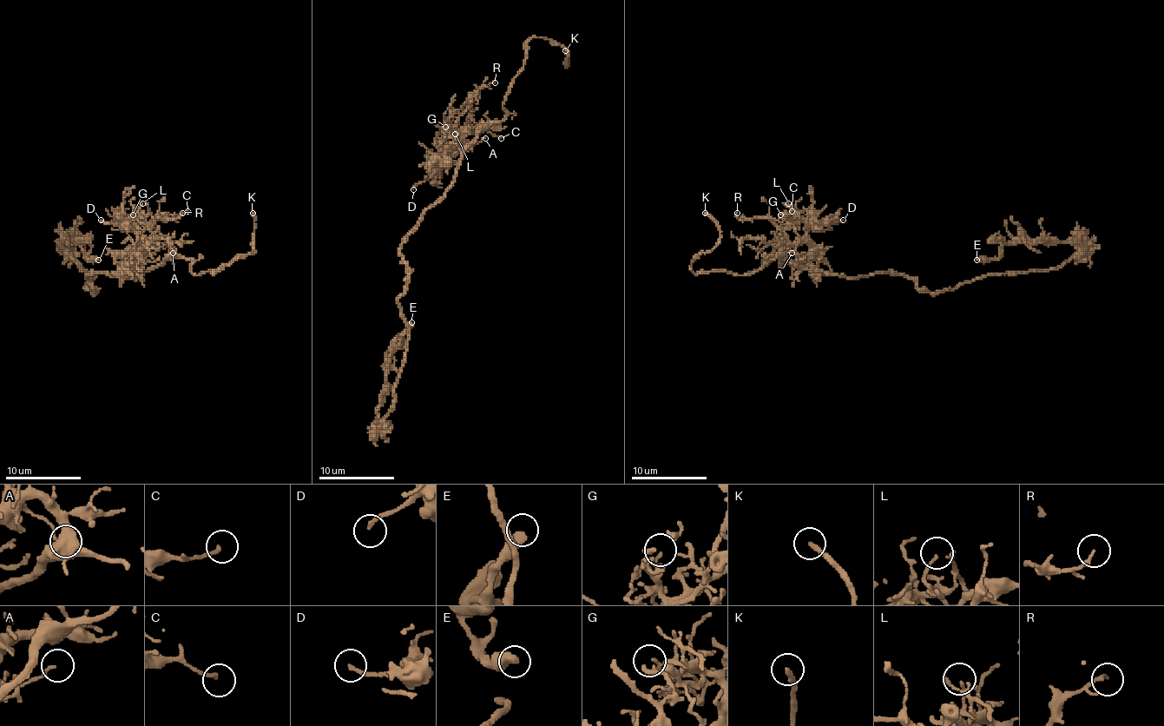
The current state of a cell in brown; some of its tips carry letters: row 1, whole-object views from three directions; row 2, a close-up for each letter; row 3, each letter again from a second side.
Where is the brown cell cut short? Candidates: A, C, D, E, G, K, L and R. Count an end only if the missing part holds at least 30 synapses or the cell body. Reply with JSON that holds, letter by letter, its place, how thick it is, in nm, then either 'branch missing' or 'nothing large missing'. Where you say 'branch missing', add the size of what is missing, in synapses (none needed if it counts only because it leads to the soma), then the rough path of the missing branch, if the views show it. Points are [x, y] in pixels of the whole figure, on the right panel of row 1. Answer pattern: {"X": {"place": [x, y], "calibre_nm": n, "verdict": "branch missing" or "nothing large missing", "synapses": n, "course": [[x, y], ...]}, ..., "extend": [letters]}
{"A": {"place": [792, 253], "calibre_nm": 80, "verdict": "nothing large missing"}, "C": {"place": [792, 211], "calibre_nm": 150, "verdict": "nothing large missing"}, "D": {"place": [843, 220], "calibre_nm": 160, "verdict": "nothing large missing"}, "E": {"place": [976, 260], "calibre_nm": 440, "verdict": "nothing large missing"}, "G": {"place": [780, 214], "calibre_nm": 140, "verdict": "nothing large missing"}, "K": {"place": [705, 213], "calibre_nm": 200, "verdict": "branch missing"}, "L": {"place": [788, 203], "calibre_nm": 140, "verdict": "nothing large missing"}, "R": {"place": [737, 213], "calibre_nm": 140, "verdict": "nothing large missing"}, "extend": ["K"]}

